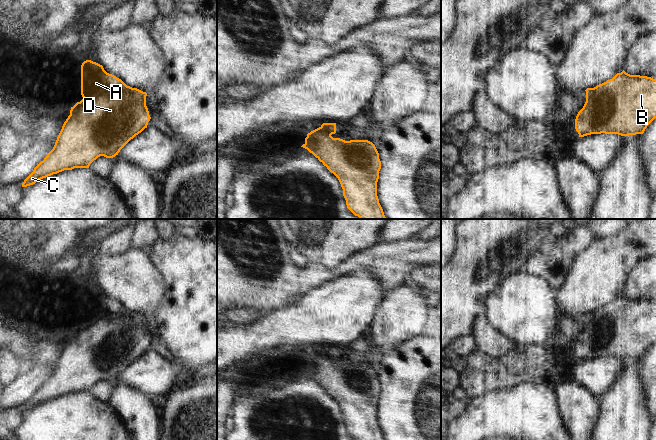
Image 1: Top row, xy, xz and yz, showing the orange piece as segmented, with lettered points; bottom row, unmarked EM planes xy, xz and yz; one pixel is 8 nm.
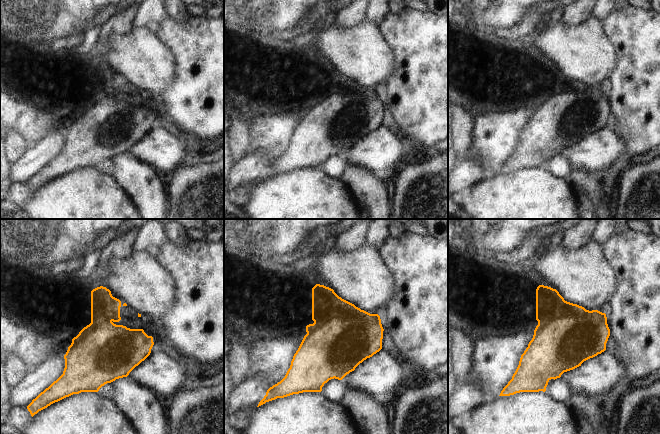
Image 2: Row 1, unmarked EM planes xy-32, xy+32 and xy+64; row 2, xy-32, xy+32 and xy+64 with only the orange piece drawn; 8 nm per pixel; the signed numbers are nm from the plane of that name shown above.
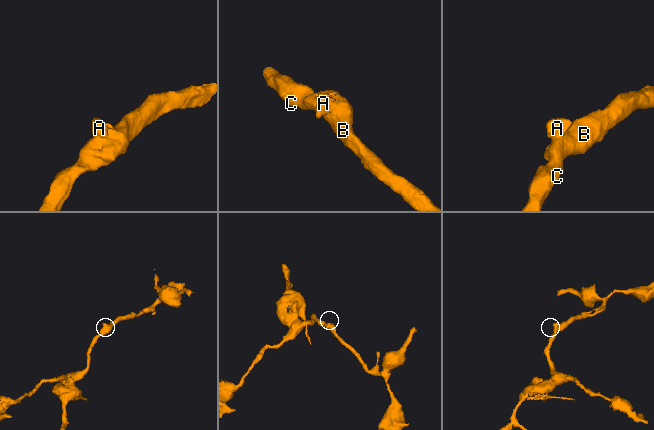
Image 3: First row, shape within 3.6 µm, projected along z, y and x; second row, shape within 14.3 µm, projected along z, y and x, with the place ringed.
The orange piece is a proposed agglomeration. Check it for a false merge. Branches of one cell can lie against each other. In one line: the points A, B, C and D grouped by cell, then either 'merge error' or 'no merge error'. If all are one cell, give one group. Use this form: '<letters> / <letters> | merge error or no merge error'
A B C D | no merge error

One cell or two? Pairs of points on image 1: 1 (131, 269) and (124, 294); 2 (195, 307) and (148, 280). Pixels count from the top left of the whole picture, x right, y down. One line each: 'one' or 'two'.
1: one
2: two

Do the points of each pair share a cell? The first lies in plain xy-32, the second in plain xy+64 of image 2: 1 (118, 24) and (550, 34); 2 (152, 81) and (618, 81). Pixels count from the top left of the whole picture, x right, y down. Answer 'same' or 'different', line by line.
1: different
2: different

